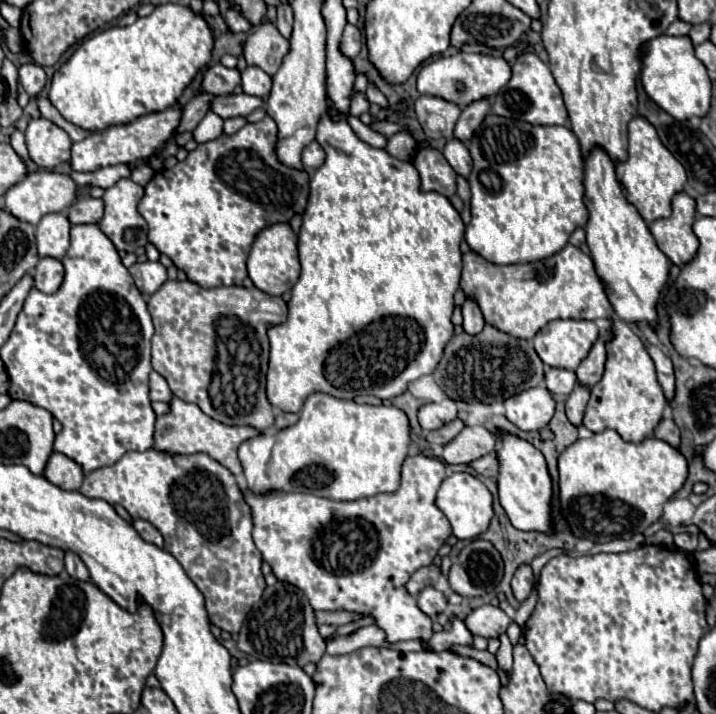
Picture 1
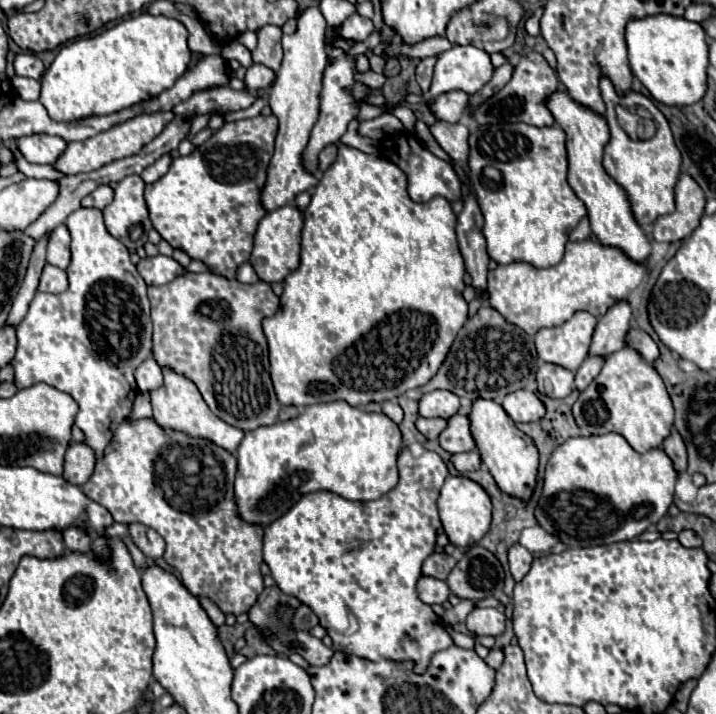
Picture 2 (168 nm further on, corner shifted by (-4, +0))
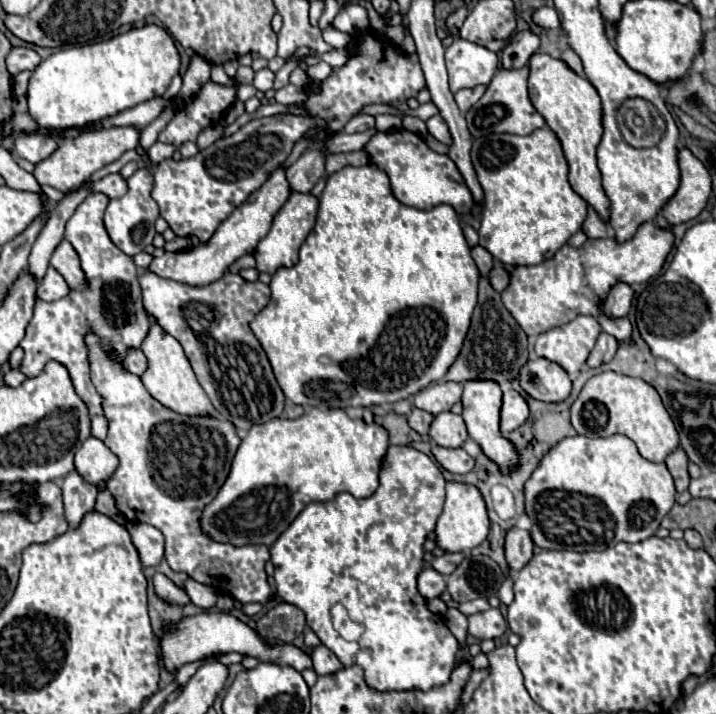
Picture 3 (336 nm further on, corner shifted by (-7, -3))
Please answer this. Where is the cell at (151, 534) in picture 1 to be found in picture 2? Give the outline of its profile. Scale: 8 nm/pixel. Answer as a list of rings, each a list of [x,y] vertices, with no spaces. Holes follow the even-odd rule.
[[[133,523],[133,525],[129,525],[129,533],[133,537],[133,543],[145,553],[147,559],[159,559],[163,555],[165,541],[155,529],[151,529],[143,523]]]

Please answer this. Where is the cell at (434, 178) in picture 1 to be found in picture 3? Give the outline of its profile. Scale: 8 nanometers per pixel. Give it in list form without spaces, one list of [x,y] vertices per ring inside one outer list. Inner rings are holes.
[[[408,130],[376,132],[364,150],[370,156],[370,162],[388,174],[394,198],[402,204],[422,210],[434,208],[438,204],[450,204],[460,216],[470,212],[474,198],[472,192],[466,188],[466,182],[462,180],[456,164],[450,160],[448,154],[438,154],[430,150],[420,136]]]

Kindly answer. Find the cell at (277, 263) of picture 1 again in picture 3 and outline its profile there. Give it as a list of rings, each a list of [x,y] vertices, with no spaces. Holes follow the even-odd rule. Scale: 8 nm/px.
[[[292,192],[290,200],[276,212],[272,220],[270,232],[260,240],[254,258],[256,258],[256,268],[258,272],[268,272],[274,274],[282,266],[294,266],[298,262],[298,248],[306,240],[308,232],[314,228],[316,222],[316,210],[318,210],[318,198],[312,194],[298,194]]]

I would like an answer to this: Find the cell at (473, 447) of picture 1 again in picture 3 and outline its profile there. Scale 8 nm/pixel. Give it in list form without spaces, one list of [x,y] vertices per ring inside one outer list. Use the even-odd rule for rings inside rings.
[[[440,412],[430,424],[430,438],[444,448],[458,448],[468,438],[462,416],[452,412]]]

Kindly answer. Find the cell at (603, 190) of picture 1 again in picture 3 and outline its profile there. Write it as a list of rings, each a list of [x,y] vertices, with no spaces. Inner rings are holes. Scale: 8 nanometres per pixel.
[[[536,52],[528,60],[528,68],[530,68],[530,76],[528,76],[530,102],[534,104],[536,112],[546,120],[546,124],[562,144],[564,156],[570,166],[570,176],[568,176],[570,186],[590,206],[594,206],[604,220],[608,220],[610,204],[602,188],[600,170],[596,166],[596,146],[602,138],[602,110],[600,110],[600,98],[596,88],[586,78],[570,70],[566,62],[550,54]]]

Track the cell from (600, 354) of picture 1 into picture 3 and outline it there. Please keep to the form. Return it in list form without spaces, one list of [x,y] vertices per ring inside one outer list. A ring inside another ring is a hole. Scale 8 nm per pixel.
[[[626,282],[614,284],[606,296],[606,314],[612,318],[626,316],[632,306],[632,296],[634,296],[634,292]]]

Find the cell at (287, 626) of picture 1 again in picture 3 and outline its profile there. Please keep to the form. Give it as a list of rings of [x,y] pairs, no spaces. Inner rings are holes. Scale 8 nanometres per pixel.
[[[320,646],[314,650],[314,670],[318,676],[326,676],[326,674],[334,674],[338,670],[342,670],[342,662],[334,656],[334,652],[330,652],[328,648]]]

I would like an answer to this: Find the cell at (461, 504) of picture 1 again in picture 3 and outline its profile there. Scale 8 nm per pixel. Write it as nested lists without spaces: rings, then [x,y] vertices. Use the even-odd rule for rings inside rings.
[[[448,482],[444,510],[442,510],[442,514],[436,522],[436,530],[434,530],[438,548],[442,548],[444,552],[472,550],[486,540],[488,528],[490,528],[490,520],[486,514],[486,504],[484,504],[484,498],[478,492],[478,488],[468,486],[468,484],[460,484],[460,482]]]

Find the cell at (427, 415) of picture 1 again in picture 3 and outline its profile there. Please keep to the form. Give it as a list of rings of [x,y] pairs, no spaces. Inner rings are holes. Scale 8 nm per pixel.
[[[434,382],[414,396],[414,406],[430,414],[450,410],[462,396],[462,384],[458,382]]]

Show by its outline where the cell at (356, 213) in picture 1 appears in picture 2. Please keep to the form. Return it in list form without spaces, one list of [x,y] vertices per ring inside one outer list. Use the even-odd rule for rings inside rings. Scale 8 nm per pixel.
[[[337,145],[337,159],[335,163],[323,173],[321,181],[317,183],[311,203],[305,209],[305,223],[303,223],[303,241],[301,241],[301,265],[293,271],[283,283],[281,295],[281,309],[263,321],[263,331],[269,341],[269,361],[271,361],[271,379],[281,405],[295,405],[307,407],[313,403],[335,401],[343,399],[353,407],[365,407],[371,401],[383,403],[387,399],[397,399],[409,389],[423,387],[439,369],[439,365],[447,357],[447,349],[451,341],[459,333],[459,329],[467,321],[467,303],[463,301],[461,293],[465,289],[465,263],[459,253],[459,241],[455,237],[457,217],[445,197],[433,197],[429,203],[415,203],[407,193],[407,175],[393,163],[387,161],[381,153],[367,155],[355,147]]]

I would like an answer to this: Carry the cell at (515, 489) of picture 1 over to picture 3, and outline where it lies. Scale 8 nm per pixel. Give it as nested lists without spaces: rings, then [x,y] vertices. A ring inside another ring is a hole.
[[[466,380],[462,392],[462,418],[466,422],[470,438],[474,438],[484,454],[494,460],[502,470],[510,470],[518,464],[518,454],[502,434],[500,434],[500,406],[502,406],[502,390],[494,380]]]

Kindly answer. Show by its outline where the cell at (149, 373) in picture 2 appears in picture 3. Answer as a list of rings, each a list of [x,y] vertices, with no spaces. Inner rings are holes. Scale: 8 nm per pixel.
[[[128,348],[126,356],[124,356],[124,366],[126,366],[132,374],[142,376],[142,372],[144,372],[146,366],[148,366],[148,360],[146,360],[146,356],[142,354],[142,350],[138,350],[138,348]]]

